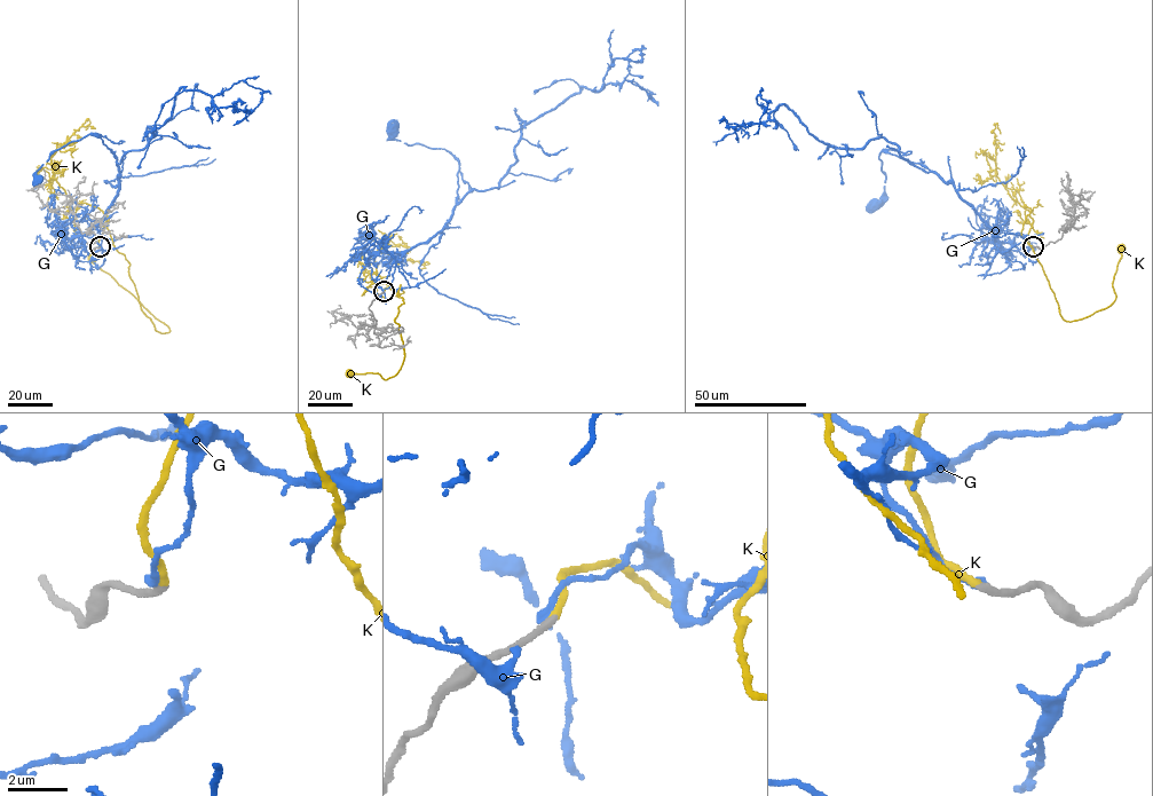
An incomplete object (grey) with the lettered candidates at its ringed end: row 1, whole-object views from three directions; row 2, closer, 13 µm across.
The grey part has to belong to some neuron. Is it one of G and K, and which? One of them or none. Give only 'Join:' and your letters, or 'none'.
Join: K

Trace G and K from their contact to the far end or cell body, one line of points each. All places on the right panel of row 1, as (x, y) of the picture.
G: (1033, 246), (1019, 233), (994, 229), (952, 183), (919, 164), (882, 151), (878, 157), (885, 180), (876, 204)
K: (1033, 246), (1028, 214), (1021, 236), (1067, 322), (1115, 300), (1122, 249)

